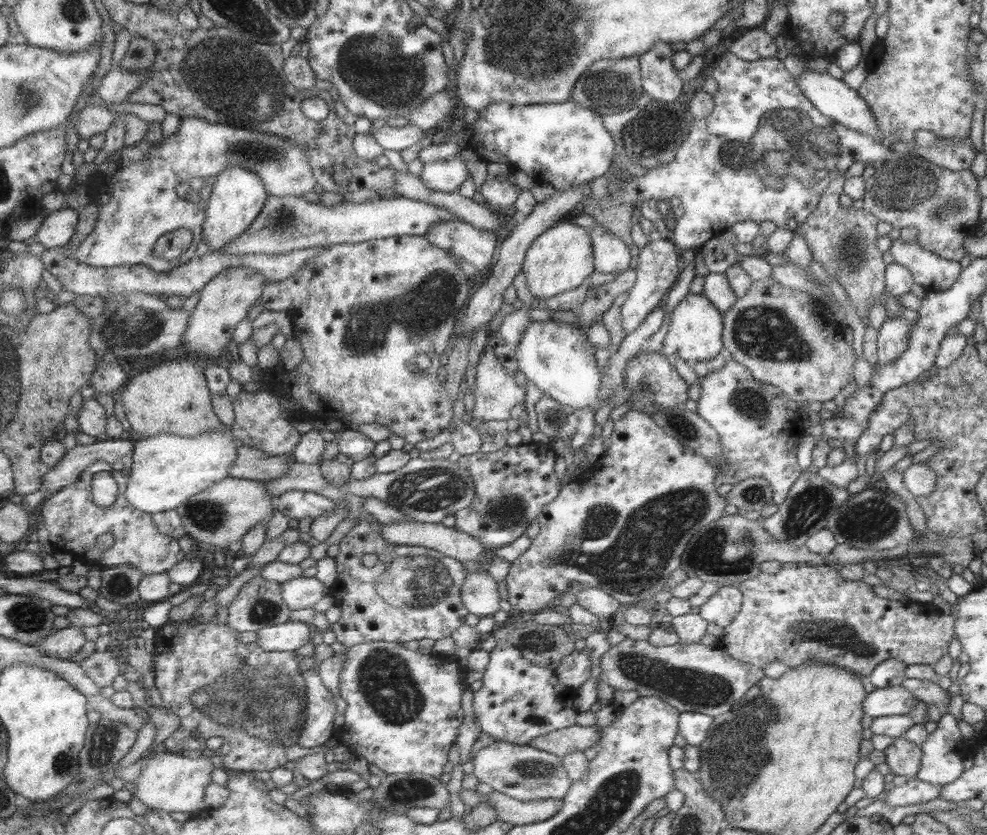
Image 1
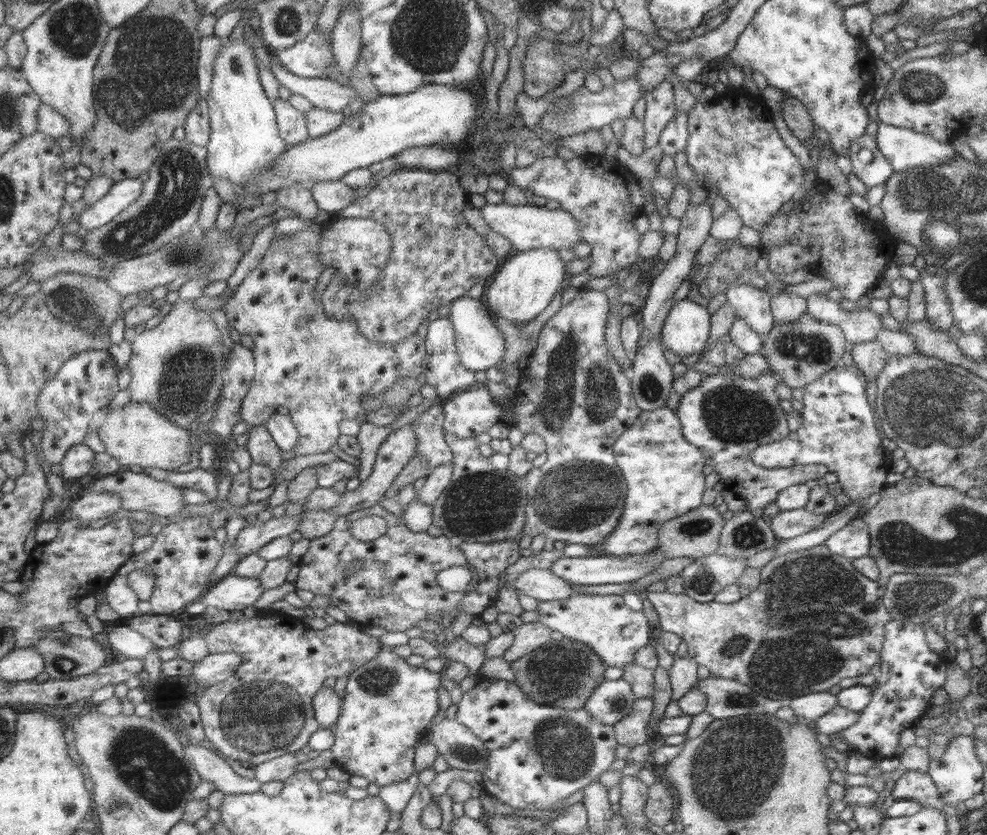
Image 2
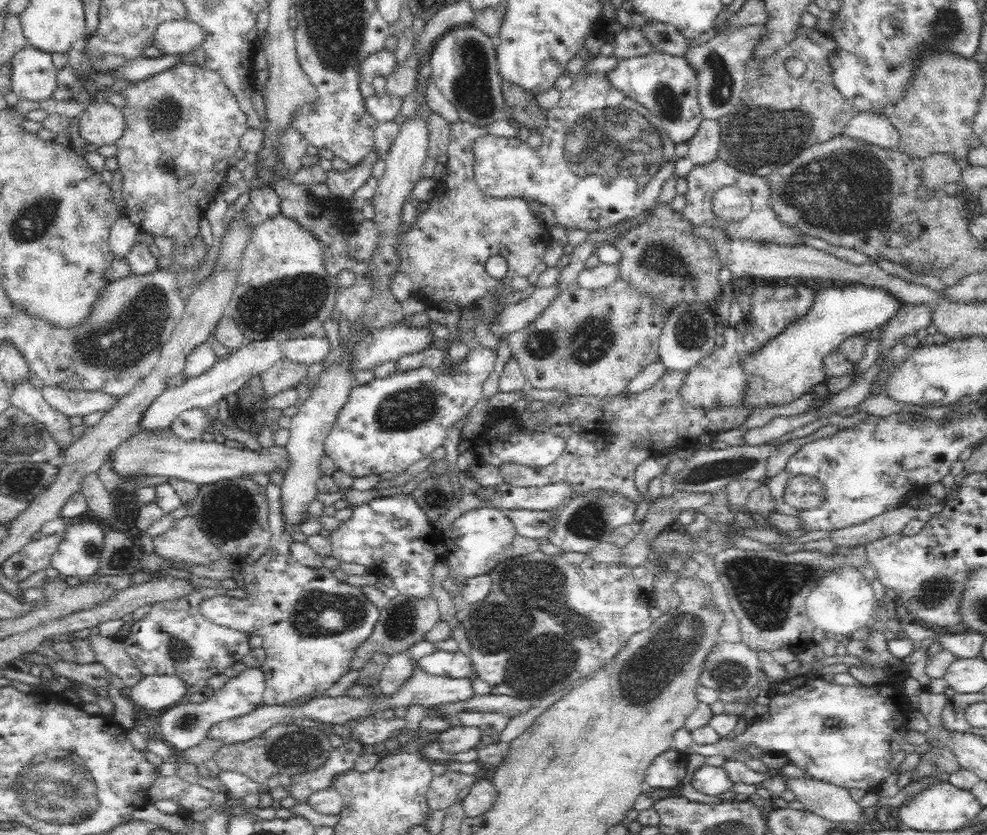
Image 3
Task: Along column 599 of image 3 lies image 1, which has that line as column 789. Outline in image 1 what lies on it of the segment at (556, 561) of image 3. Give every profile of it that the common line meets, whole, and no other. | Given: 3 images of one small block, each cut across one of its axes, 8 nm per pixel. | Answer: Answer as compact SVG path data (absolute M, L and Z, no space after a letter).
M790 562L782 563L780 569L775 574L765 574L765 572L759 572L757 576L744 580L737 585L739 592L743 593L743 599L739 612L731 619L731 622L724 626L722 633L718 637L718 642L723 645L724 651L731 656L731 658L740 660L749 666L762 669L765 664L769 664L772 660L779 660L786 665L786 668L795 668L803 662L827 662L827 664L833 664L833 666L839 666L839 668L845 668L857 676L861 676L866 680L868 674L873 670L876 664L879 664L881 660L887 660L887 658L895 658L903 664L929 664L934 665L941 656L947 654L947 646L952 638L954 618L951 614L944 610L938 610L929 603L919 603L908 598L902 600L887 600L875 595L872 586L859 580L845 580L839 575L836 566L830 565L806 565L805 563Z

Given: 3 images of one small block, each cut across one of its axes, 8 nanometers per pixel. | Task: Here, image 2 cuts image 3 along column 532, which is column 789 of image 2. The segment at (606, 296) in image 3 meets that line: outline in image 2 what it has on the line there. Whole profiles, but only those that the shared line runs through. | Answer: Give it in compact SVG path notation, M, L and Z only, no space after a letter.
M805 313L795 322L773 324L768 334L762 336L759 354L768 362L770 372L779 383L785 384L790 389L802 389L829 369L841 364L845 344L842 331L835 324L813 320Z

